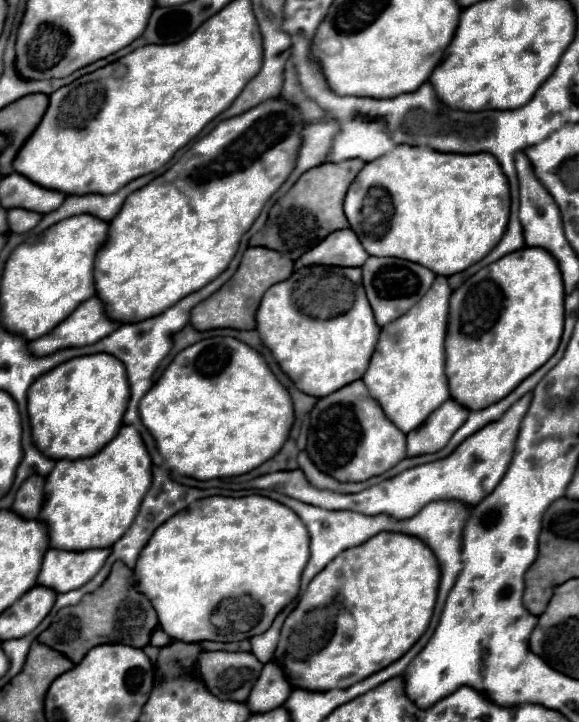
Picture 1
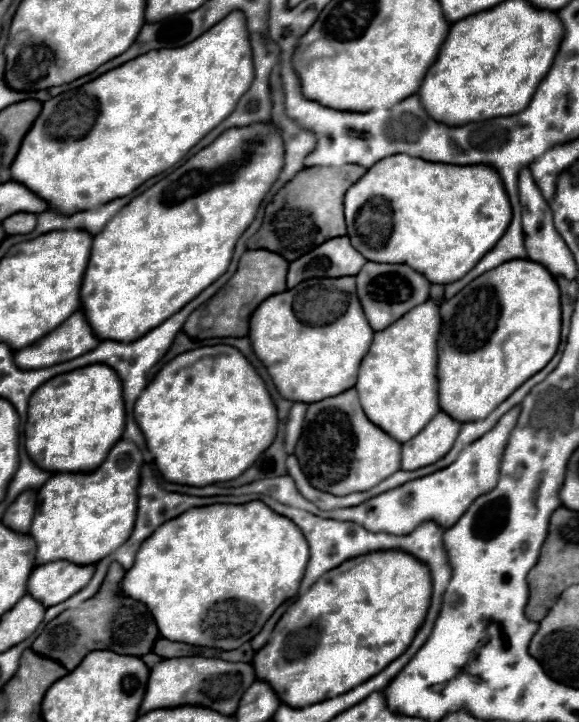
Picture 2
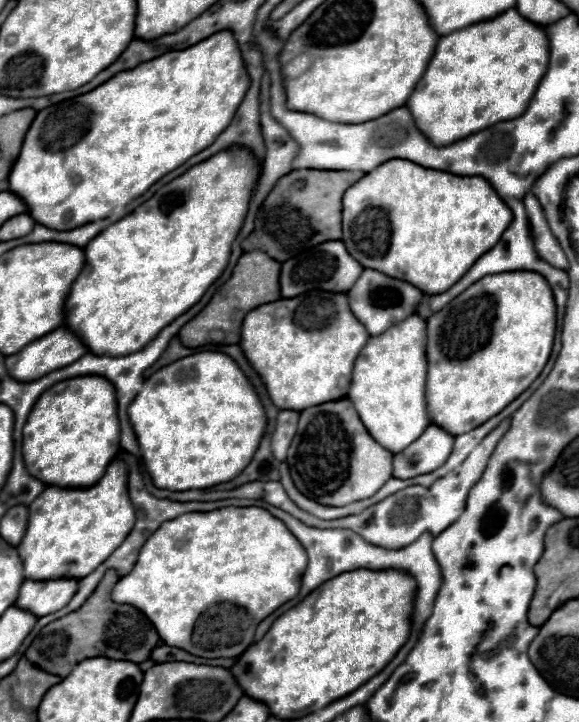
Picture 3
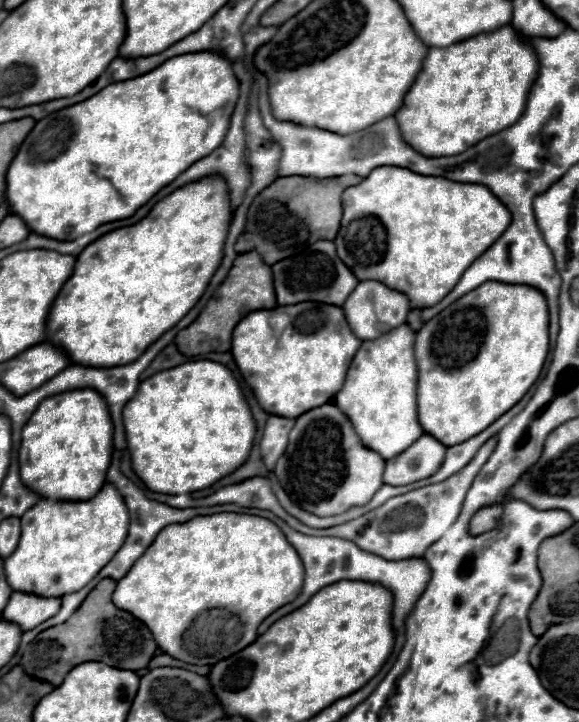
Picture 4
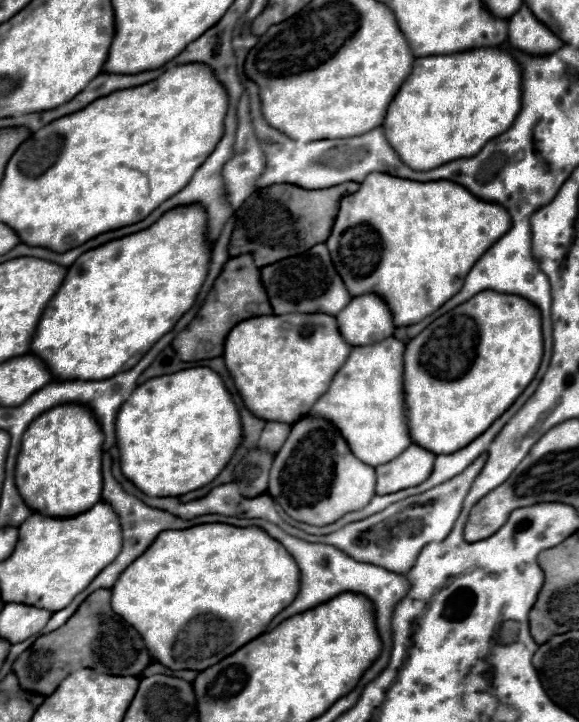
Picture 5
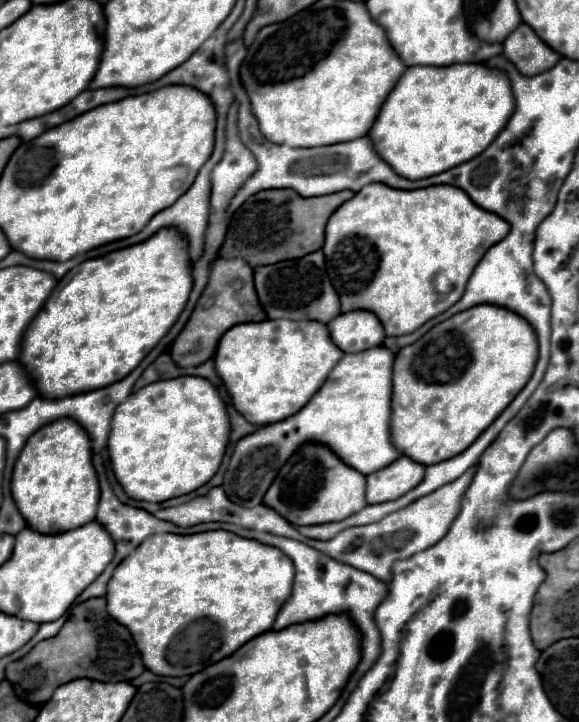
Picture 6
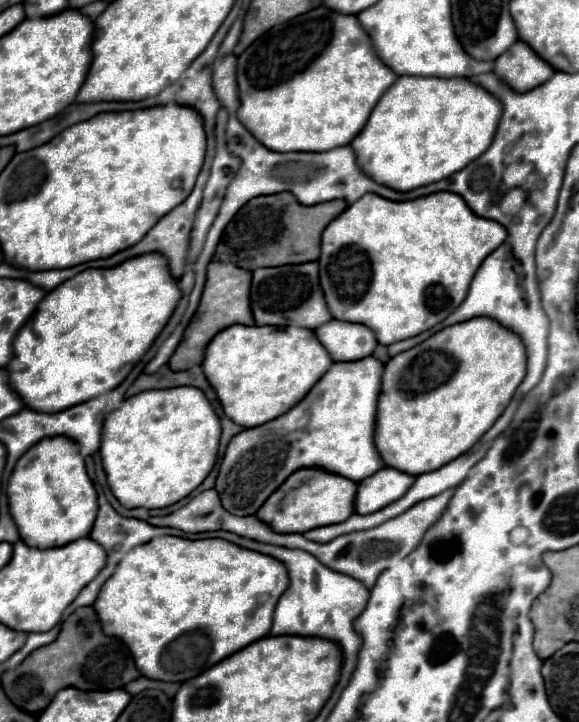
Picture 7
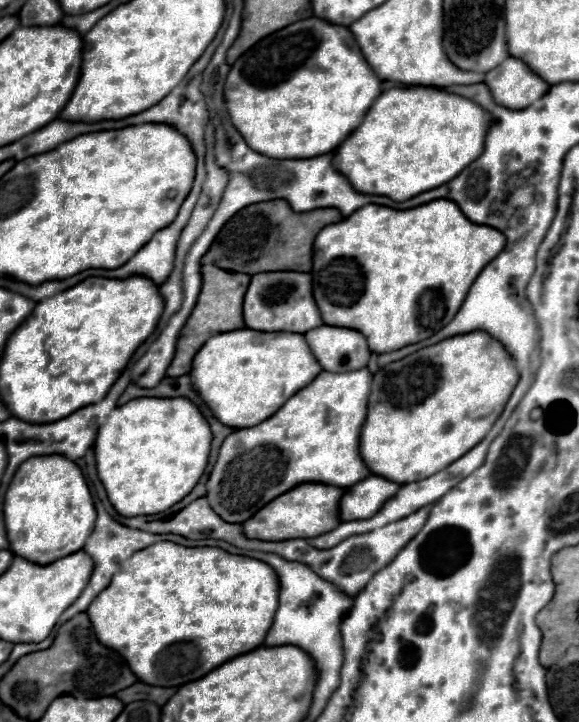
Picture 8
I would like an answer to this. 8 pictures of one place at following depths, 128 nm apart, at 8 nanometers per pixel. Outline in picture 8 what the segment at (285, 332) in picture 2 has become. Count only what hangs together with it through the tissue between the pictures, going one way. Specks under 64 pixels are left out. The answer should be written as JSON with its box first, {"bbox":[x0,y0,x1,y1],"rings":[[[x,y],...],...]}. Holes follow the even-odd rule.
{"bbox":[190,330,322,428],"rings":[[[232,330],[206,340],[192,360],[190,382],[218,422],[232,428],[248,428],[278,412],[318,372],[322,368],[314,360],[304,334]]]}

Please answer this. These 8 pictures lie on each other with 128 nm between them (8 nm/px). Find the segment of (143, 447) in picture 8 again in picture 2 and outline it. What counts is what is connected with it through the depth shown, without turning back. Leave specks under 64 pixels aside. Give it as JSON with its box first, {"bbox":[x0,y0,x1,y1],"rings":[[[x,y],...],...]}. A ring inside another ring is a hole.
{"bbox":[134,346,278,486],"rings":[[[202,346],[170,360],[134,406],[154,464],[166,482],[208,486],[246,472],[272,444],[278,428],[276,406],[264,380],[232,346]]]}

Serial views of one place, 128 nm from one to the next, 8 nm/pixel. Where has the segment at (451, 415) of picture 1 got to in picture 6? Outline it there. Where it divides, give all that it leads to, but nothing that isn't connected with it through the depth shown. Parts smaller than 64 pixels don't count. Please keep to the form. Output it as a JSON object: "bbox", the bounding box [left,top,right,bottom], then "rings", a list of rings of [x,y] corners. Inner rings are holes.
{"bbox":[366,458,426,504],"rings":[[[398,458],[390,466],[366,476],[366,504],[380,504],[382,500],[396,500],[418,486],[426,466],[412,462],[410,458]]]}

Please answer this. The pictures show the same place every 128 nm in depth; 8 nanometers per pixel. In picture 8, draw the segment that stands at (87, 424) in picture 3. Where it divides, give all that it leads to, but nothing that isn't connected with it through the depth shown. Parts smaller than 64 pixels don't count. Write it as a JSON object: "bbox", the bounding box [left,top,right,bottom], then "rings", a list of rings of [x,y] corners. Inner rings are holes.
{"bbox":[4,454,96,564],"rings":[[[60,454],[34,456],[14,474],[4,498],[4,524],[10,552],[34,564],[50,564],[78,552],[94,526],[96,510],[80,468]]]}

